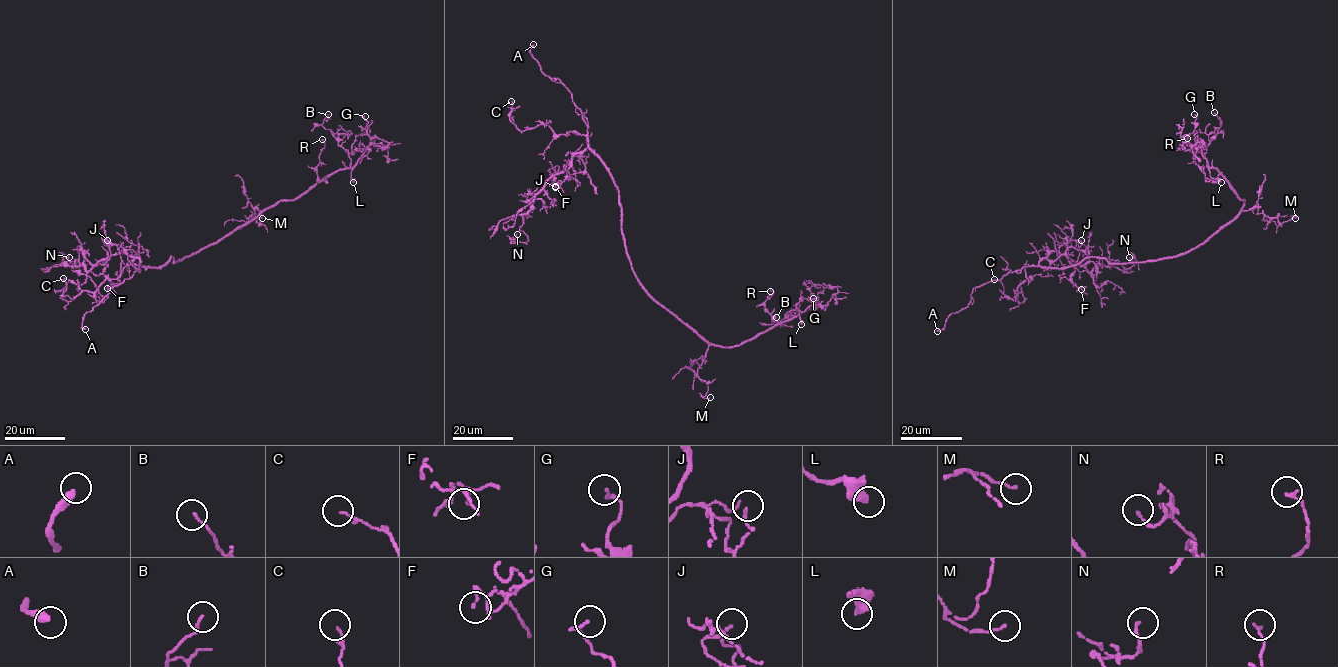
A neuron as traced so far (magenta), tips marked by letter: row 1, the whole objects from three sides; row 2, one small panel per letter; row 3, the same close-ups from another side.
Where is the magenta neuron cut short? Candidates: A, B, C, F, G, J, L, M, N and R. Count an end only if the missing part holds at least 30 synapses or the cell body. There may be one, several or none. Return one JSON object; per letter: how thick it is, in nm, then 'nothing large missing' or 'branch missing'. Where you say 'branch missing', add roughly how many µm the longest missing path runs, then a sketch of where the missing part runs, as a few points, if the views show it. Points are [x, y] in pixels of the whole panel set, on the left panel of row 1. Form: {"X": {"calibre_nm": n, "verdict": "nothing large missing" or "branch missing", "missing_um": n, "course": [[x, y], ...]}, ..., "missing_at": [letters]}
{"A": {"calibre_nm": 360, "verdict": "branch missing", "missing_um": 35}, "B": {"calibre_nm": 100, "verdict": "nothing large missing"}, "C": {"calibre_nm": 100, "verdict": "nothing large missing"}, "F": {"calibre_nm": 120, "verdict": "nothing large missing"}, "G": {"calibre_nm": 130, "verdict": "nothing large missing"}, "J": {"calibre_nm": 120, "verdict": "nothing large missing"}, "L": {"calibre_nm": 440, "verdict": "nothing large missing"}, "M": {"calibre_nm": 100, "verdict": "nothing large missing"}, "N": {"calibre_nm": 130, "verdict": "nothing large missing"}, "R": {"calibre_nm": 120, "verdict": "nothing large missing"}, "missing_at": ["A"]}

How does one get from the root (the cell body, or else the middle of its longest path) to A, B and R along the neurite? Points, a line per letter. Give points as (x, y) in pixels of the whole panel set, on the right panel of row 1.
A: (1171, 257), (1128, 263), (1090, 257), (1061, 268), (1023, 266), (976, 286), (968, 305), (951, 313), (937, 331)
B: (1171, 257), (1202, 244), (1244, 205), (1218, 171), (1207, 166), (1207, 146), (1221, 126), (1214, 112)
R: (1171, 257), (1202, 244), (1244, 205), (1221, 175), (1206, 179), (1187, 138)

